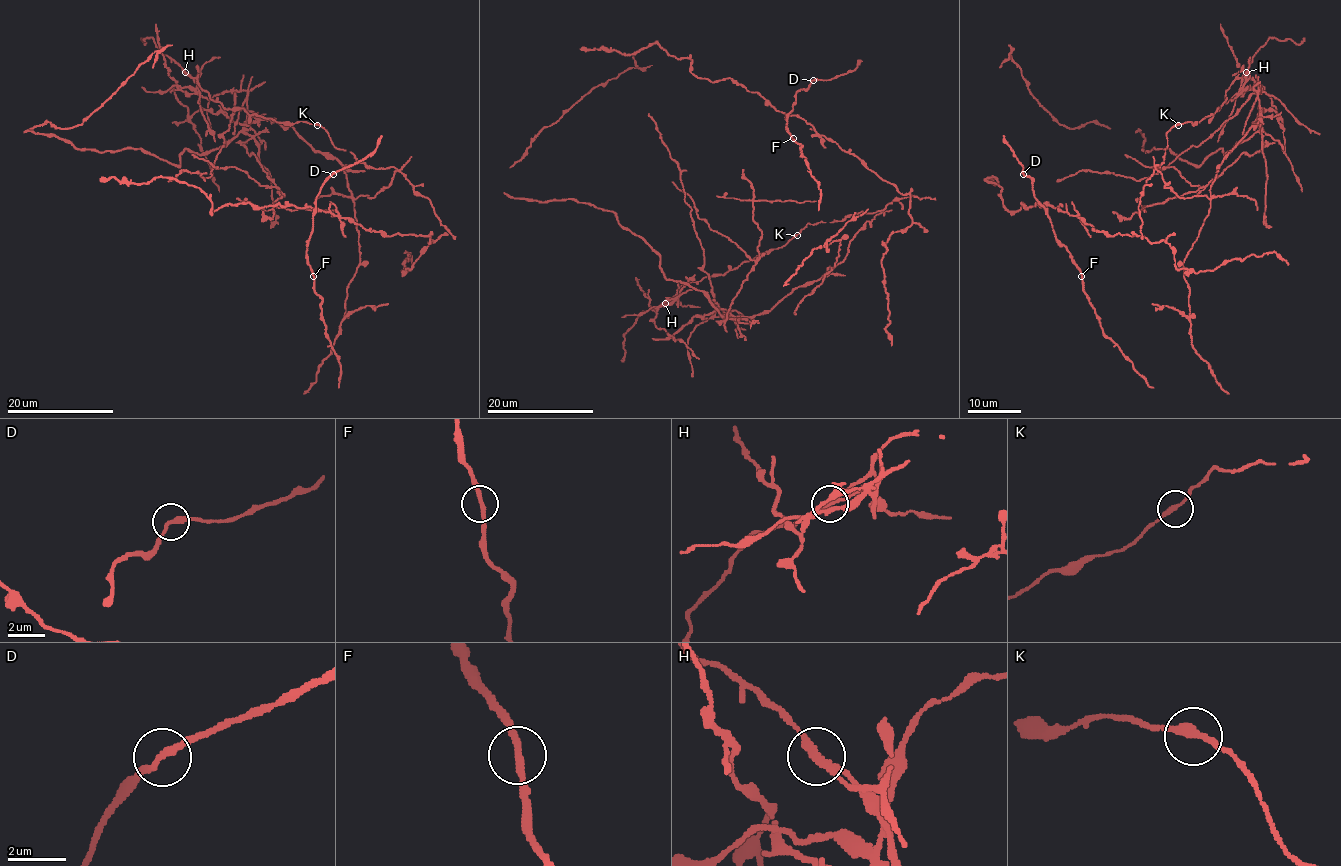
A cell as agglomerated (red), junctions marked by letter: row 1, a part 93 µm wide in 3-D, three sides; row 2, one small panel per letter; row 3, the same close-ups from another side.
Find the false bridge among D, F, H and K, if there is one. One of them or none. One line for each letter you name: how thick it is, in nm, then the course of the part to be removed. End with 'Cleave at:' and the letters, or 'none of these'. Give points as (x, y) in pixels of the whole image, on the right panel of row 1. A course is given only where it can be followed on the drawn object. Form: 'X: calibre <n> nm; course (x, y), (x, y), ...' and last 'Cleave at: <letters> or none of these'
H: calibre 240 nm
Cleave at: H

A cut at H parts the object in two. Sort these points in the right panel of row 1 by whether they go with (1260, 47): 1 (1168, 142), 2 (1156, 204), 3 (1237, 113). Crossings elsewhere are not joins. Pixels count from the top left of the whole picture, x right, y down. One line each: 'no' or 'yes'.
1: yes
2: no
3: no

